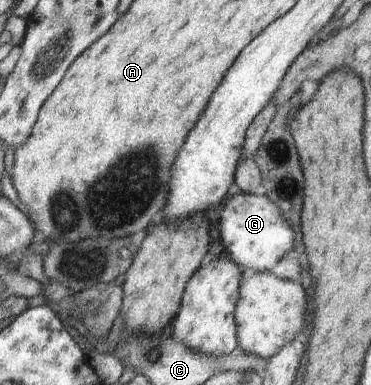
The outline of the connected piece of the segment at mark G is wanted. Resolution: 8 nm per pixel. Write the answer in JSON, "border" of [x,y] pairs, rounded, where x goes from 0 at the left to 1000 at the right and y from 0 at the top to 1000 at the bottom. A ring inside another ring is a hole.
{"border":[[[650,499],[615,517],[593,551],[590,597],[606,662],[668,706],[722,706],[792,647],[792,605],[757,543],[712,506]]]}

